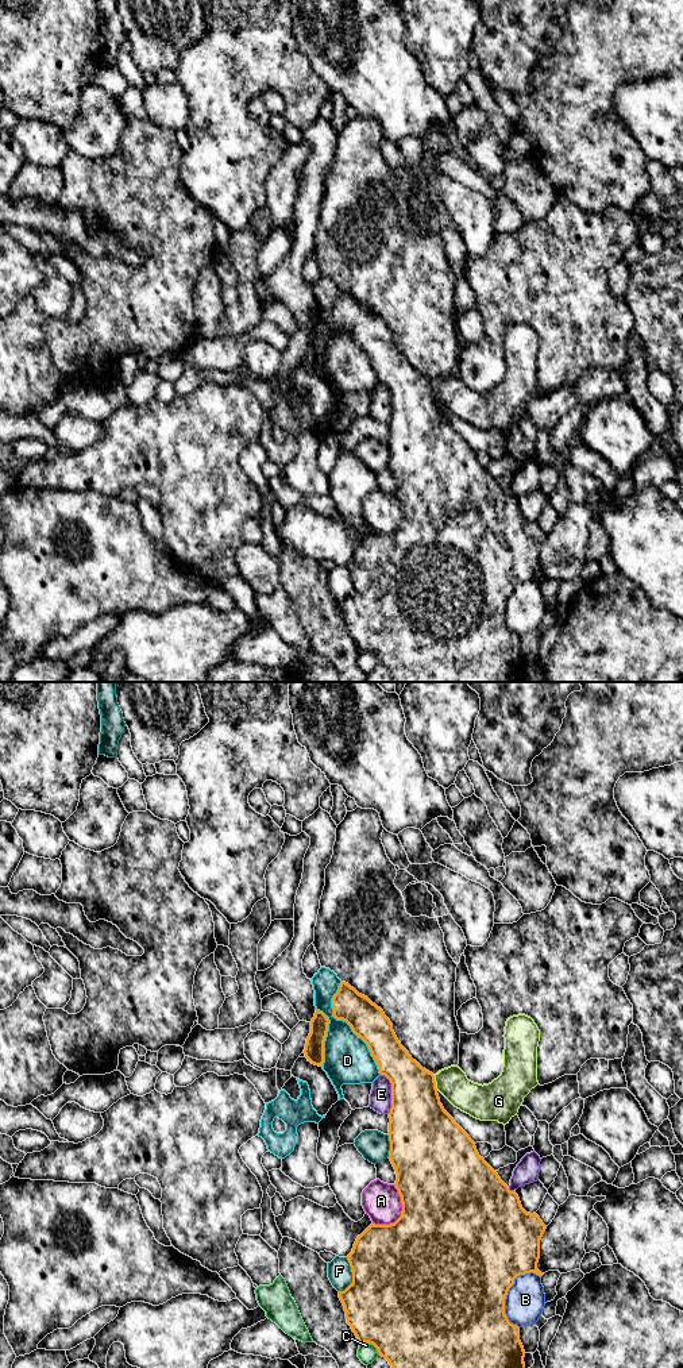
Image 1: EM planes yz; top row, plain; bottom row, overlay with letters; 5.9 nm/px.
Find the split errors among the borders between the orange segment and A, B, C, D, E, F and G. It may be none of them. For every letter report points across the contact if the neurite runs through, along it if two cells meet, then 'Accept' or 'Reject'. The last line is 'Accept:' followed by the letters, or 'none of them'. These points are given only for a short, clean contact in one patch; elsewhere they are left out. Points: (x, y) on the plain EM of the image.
A: Reject
B: Reject
C: Reject
D: Reject
E: Reject
F: Reject
G: Reject
Accept: none of them

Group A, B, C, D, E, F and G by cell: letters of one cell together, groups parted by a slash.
A / B / C / D / E / F / G

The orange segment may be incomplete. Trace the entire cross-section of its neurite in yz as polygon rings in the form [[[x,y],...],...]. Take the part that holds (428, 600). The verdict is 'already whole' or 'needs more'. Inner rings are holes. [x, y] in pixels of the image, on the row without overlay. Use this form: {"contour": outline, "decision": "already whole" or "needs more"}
{"contour": [[[346,290],[340,292],[337,301],[332,307],[332,317],[333,325],[346,330],[352,340],[367,352],[379,382],[385,384],[391,392],[391,417],[389,421],[387,443],[390,450],[389,467],[397,482],[394,494],[398,498],[402,512],[401,525],[394,532],[370,533],[358,544],[352,560],[347,564],[352,581],[352,591],[344,600],[339,600],[347,632],[351,635],[359,652],[373,652],[379,664],[389,670],[394,682],[524,682],[525,659],[520,650],[520,636],[509,631],[505,623],[505,608],[517,585],[530,581],[540,586],[544,583],[537,578],[537,571],[540,567],[540,548],[547,535],[536,521],[530,523],[522,517],[516,500],[509,498],[497,479],[479,465],[475,451],[470,444],[444,419],[437,402],[435,384],[413,369],[409,361],[401,354],[393,339],[393,332],[385,324],[383,319]]], "decision": "already whole"}

